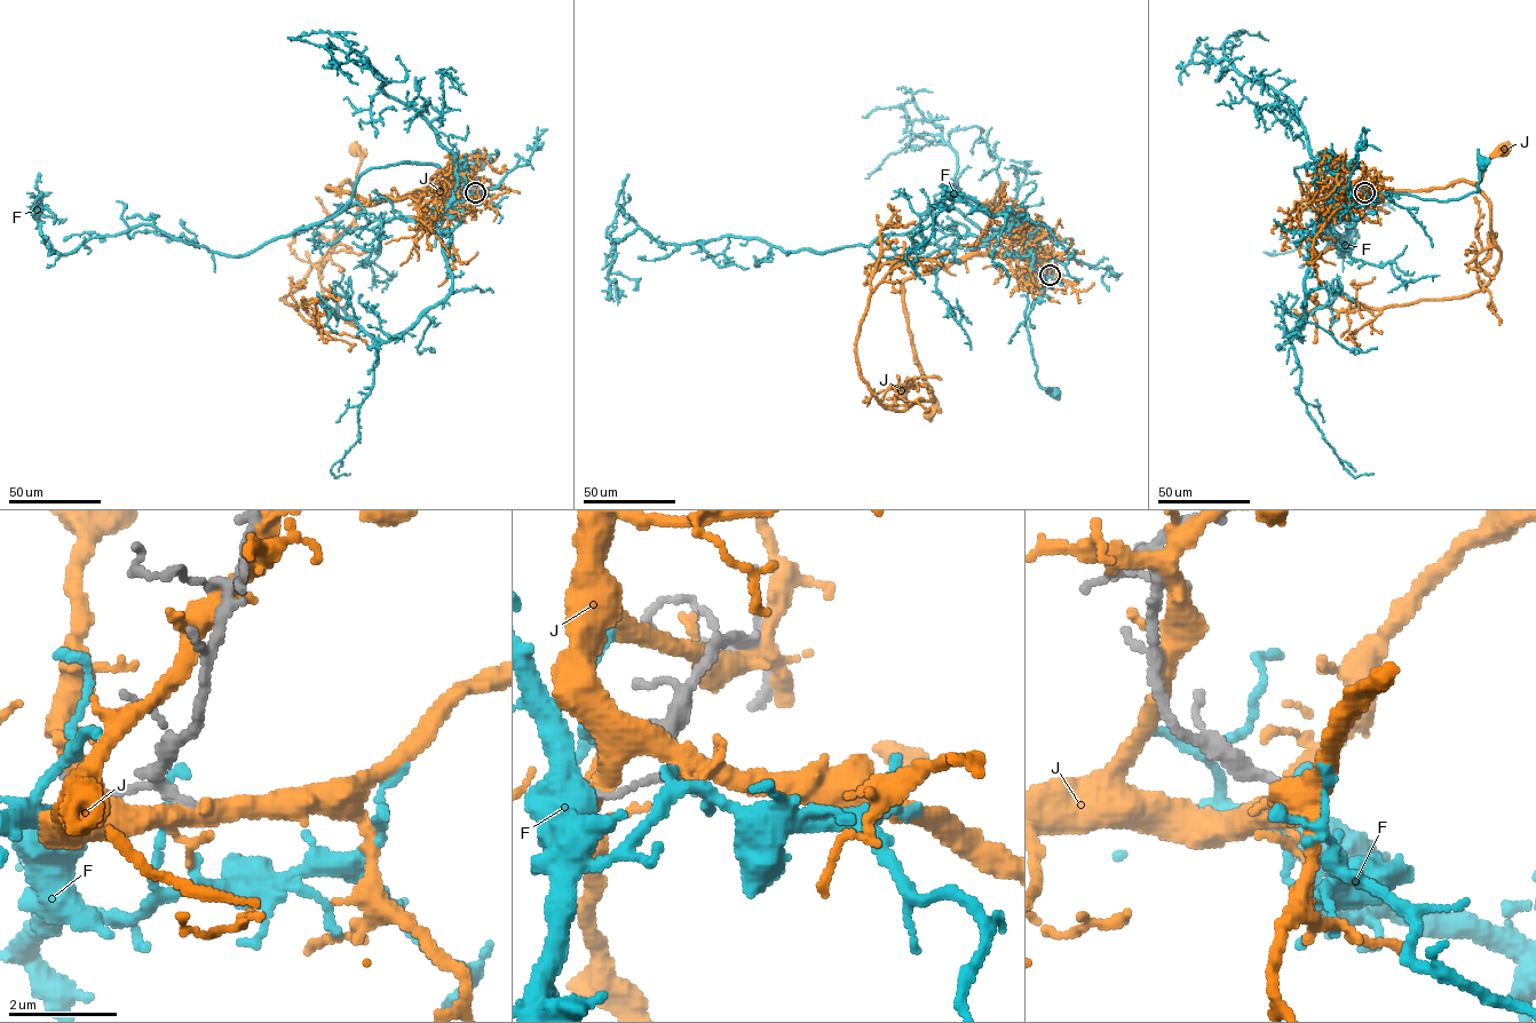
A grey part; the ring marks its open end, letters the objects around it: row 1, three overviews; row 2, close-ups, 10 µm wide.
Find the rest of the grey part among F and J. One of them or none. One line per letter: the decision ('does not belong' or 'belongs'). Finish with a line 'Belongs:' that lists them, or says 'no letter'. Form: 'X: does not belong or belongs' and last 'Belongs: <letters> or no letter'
F: does not belong
J: does not belong
Belongs: no letter

